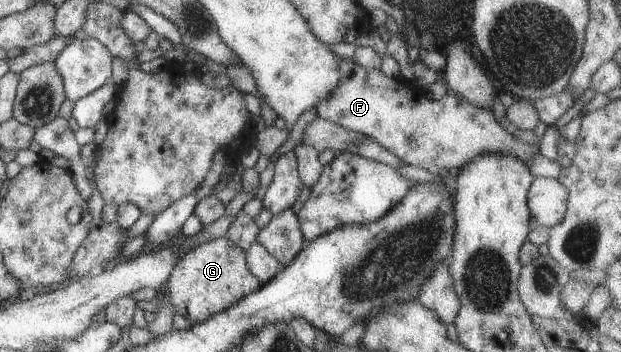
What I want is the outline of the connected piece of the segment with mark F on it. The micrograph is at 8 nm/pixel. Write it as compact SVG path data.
M344 58L340 59L338 66L340 66L339 87L326 100L318 102L316 107L318 116L378 141L386 150L393 152L394 156L398 156L406 164L433 171L440 168L459 170L464 164L468 164L470 160L486 152L506 152L506 154L518 156L518 160L526 163L539 154L538 144L524 142L518 136L506 132L504 128L501 128L491 110L469 104L464 98L456 96L451 91L439 99L424 95L416 96L416 90L408 88L400 79L392 81L380 70L362 68L353 60Z

